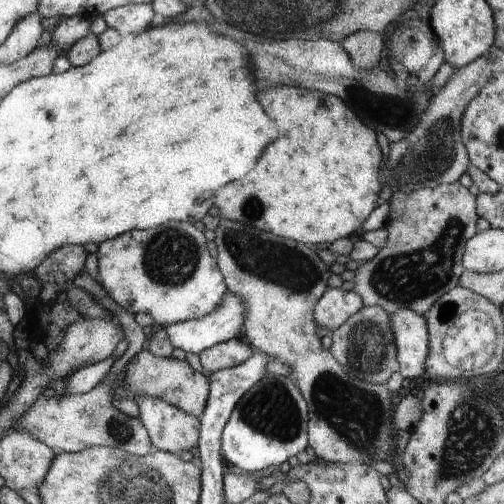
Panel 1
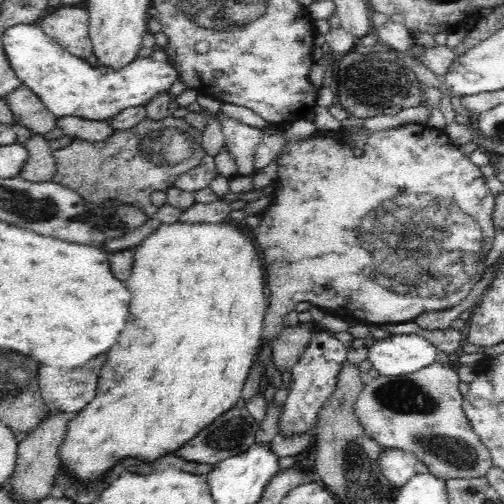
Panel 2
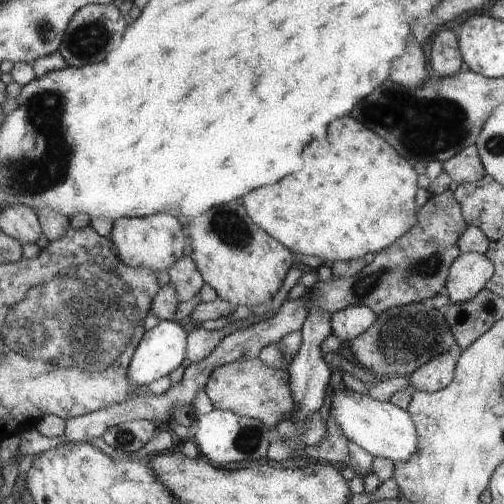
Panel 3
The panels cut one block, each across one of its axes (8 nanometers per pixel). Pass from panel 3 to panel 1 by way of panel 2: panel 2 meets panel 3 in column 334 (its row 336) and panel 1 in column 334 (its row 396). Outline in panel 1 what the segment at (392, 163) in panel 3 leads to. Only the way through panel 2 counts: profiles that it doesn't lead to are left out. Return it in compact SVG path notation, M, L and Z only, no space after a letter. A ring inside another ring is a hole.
M277 86L275 90L261 90L259 102L265 106L265 110L269 110L273 122L277 122L277 130L283 134L277 138L277 142L273 142L273 146L269 146L269 150L265 150L261 162L257 162L257 166L253 166L245 178L229 182L217 190L217 202L213 202L213 206L217 208L219 216L307 246L361 236L361 224L367 220L369 212L377 208L375 202L381 192L377 168L383 158L373 130L369 130L335 94Z

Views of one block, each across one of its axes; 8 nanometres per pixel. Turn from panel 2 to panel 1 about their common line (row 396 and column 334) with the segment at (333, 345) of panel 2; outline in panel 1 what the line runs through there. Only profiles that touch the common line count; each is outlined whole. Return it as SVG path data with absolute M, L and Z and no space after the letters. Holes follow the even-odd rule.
M327 288L315 304L313 318L319 328L323 326L329 332L333 332L333 330L337 330L337 326L347 322L355 312L359 312L363 306L365 304L355 290Z

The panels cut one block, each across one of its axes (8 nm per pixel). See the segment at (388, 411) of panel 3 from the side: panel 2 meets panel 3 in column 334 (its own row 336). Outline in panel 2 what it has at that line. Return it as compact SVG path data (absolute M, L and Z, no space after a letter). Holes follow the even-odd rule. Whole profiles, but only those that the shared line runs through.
M382 334L370 348L368 362L380 372L380 376L400 376L414 374L434 364L436 354L438 348L418 334Z

